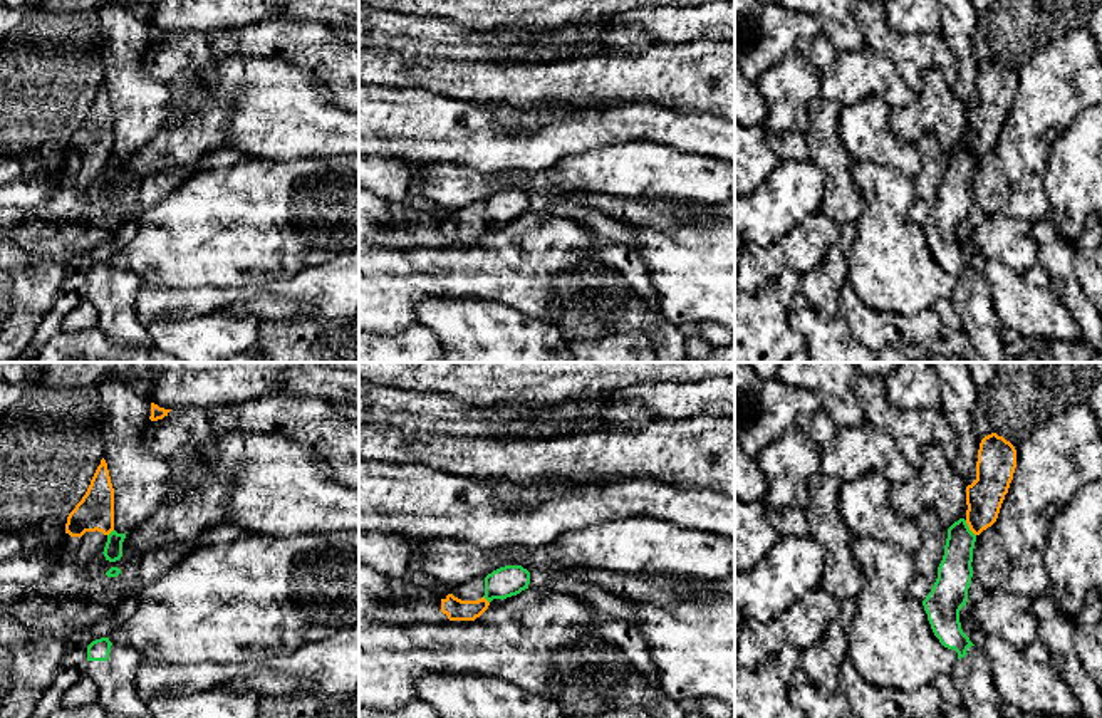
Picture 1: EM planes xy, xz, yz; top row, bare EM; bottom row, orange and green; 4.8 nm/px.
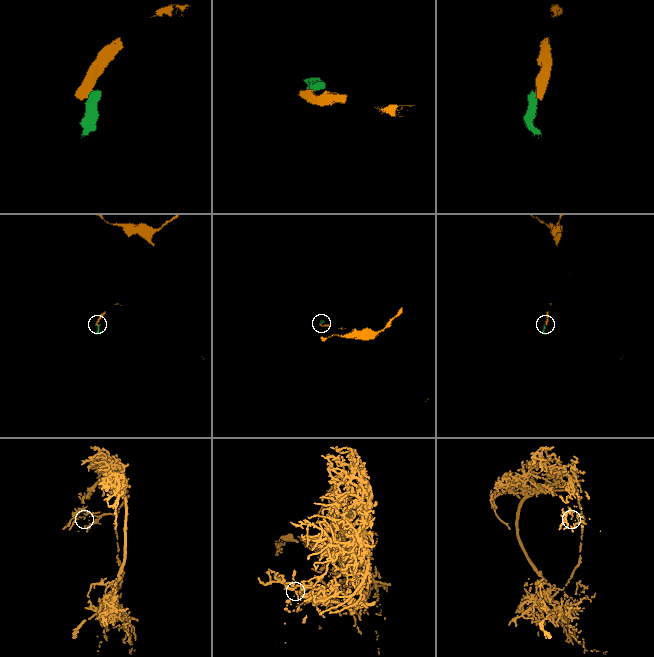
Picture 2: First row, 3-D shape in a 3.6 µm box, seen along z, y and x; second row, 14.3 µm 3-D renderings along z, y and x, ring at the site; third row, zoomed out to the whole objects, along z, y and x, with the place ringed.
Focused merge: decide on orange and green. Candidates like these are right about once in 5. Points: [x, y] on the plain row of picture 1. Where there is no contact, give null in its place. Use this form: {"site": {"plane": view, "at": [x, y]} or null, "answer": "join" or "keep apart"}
{"site": {"plane": "yz", "at": [970, 153]}, "answer": "keep apart"}

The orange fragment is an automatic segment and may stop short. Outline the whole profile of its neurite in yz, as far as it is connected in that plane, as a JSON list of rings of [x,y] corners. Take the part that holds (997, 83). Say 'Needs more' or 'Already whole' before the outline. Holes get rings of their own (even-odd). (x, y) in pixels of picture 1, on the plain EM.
Already whole. [[[991,57],[980,67],[976,104],[966,111],[966,148],[975,159],[991,151],[1000,138],[1016,92],[1016,74]]]

